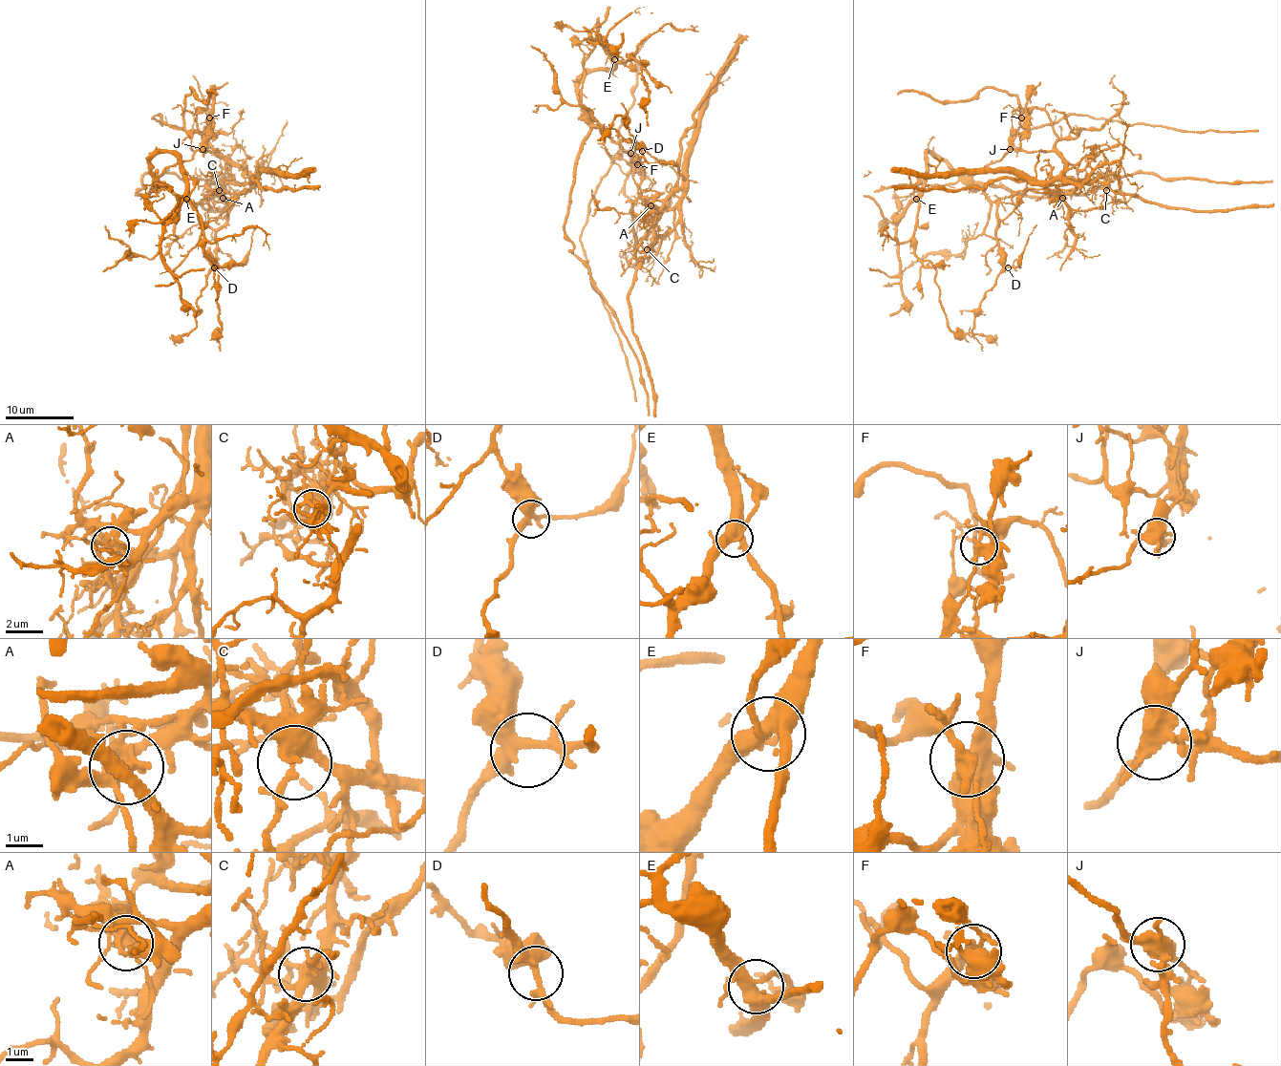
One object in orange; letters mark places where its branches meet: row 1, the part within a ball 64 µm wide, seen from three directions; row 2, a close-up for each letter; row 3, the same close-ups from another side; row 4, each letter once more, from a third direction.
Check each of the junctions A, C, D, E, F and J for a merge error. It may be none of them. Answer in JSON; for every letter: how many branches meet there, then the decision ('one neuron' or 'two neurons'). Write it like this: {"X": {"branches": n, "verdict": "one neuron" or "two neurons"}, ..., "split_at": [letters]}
{"A": {"branches": 6, "verdict": "two neurons"}, "C": {"branches": 6, "verdict": "one neuron"}, "D": {"branches": 4, "verdict": "one neuron"}, "E": {"branches": 5, "verdict": "one neuron"}, "F": {"branches": 5, "verdict": "two neurons"}, "J": {"branches": 5, "verdict": "two neurons"}, "split_at": ["A", "F", "J"]}

